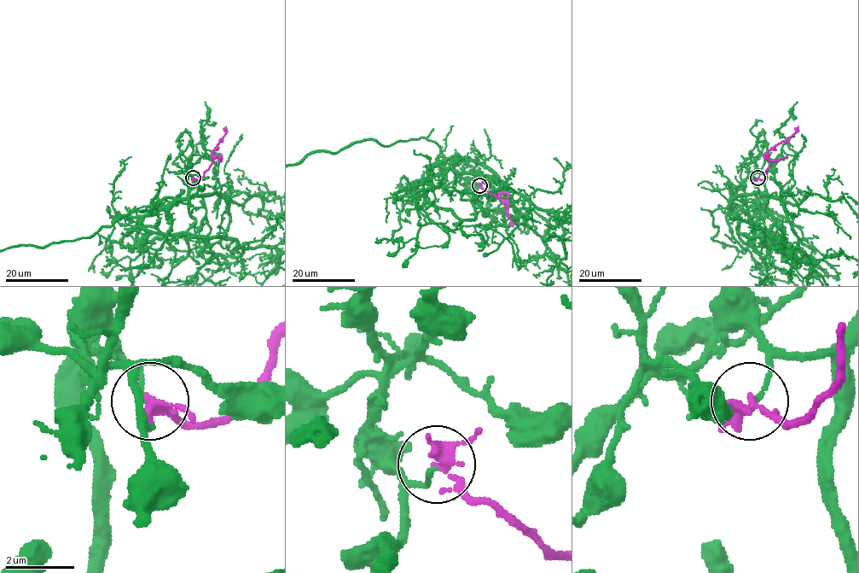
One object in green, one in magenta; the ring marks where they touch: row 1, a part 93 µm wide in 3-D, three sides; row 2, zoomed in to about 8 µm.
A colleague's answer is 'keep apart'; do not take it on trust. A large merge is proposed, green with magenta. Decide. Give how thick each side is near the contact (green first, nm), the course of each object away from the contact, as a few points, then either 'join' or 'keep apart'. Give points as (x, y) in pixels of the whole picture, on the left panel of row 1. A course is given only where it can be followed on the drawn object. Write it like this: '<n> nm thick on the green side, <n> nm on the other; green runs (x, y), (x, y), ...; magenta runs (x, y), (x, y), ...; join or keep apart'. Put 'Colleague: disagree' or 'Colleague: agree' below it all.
110 nm thick on the green side, 240 nm on the other; green runs (193, 178), (188, 171), (187, 197), (170, 207), (124, 214), (89, 237); magenta runs (193, 178), (199, 179), (211, 165), (212, 152), (226, 131), (225, 126); keep apart
Colleague: agree

